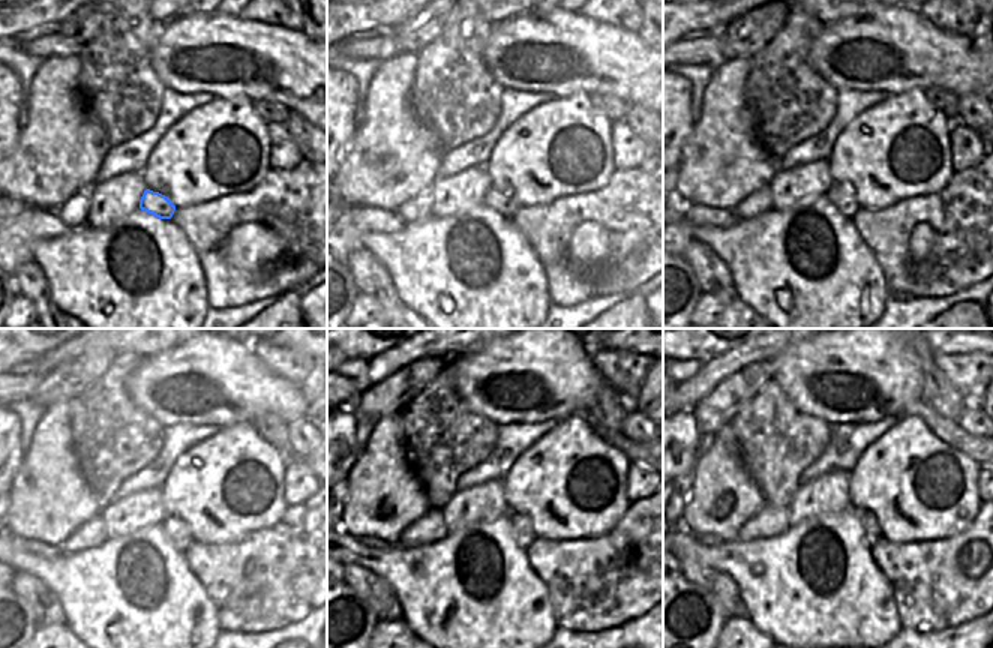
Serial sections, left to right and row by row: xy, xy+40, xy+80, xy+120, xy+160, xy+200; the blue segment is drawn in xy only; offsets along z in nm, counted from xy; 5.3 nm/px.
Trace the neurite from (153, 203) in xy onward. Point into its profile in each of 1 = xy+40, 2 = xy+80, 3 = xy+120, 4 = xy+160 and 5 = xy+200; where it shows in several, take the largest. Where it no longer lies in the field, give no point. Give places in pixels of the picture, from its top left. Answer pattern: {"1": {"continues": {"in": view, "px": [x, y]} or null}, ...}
{"1": {"continues": {"in": "xy+40", "px": [503, 204]}}, "2": {"continues": {"in": "xy+80", "px": [842, 197]}}, "3": {"continues": {"in": "xy+120", "px": [177, 531]}}, "4": {"continues": {"in": "xy+160", "px": [521, 527]}}, "5": {"continues": {"in": "xy+200", "px": [870, 528]}}}

